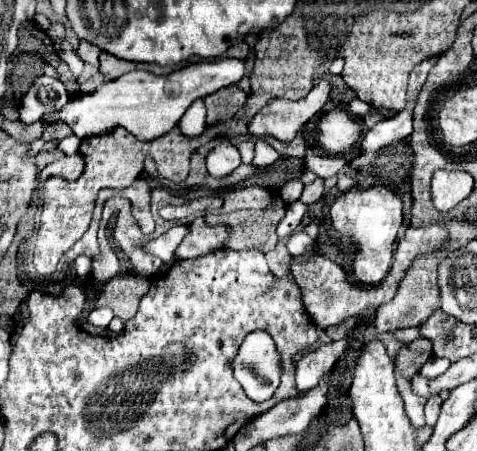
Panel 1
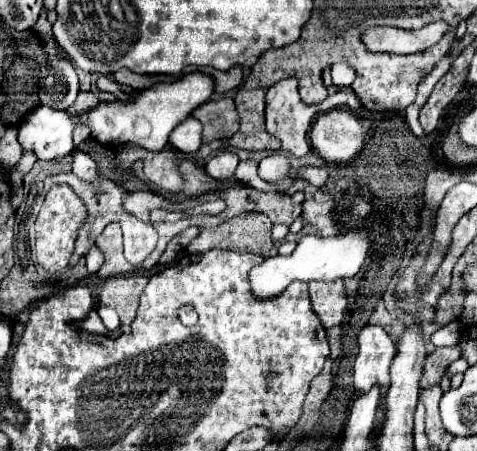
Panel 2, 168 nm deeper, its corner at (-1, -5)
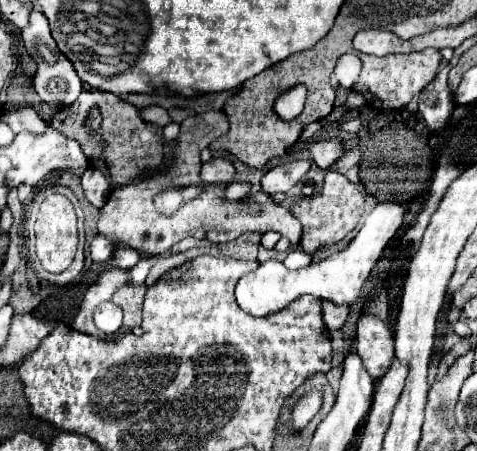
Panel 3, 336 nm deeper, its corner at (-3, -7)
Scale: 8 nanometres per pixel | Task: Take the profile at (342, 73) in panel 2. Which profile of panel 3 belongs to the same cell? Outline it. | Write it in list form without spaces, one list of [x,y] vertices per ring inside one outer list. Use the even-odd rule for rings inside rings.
[[[353,54],[341,56],[341,60],[337,62],[337,68],[335,68],[335,76],[343,88],[353,88],[359,72],[361,72],[361,60],[357,60],[357,56],[353,56]]]

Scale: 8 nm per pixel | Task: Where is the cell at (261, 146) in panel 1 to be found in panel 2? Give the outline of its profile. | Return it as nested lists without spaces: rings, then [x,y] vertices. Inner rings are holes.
[[[271,154],[259,162],[259,176],[265,182],[279,182],[285,176],[289,176],[289,172],[291,172],[289,158],[283,154]]]

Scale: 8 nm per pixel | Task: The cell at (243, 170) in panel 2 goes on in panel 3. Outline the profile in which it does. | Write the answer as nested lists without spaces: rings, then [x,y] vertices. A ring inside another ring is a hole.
[[[231,182],[227,188],[225,188],[225,198],[227,200],[239,200],[243,198],[243,194],[249,190],[249,184],[241,184],[241,182]]]

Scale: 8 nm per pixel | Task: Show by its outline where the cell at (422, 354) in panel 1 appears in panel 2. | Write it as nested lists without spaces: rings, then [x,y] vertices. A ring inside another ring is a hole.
[[[457,346],[453,348],[435,348],[431,354],[427,354],[425,364],[423,364],[423,376],[419,380],[421,388],[429,388],[433,384],[439,384],[443,370],[457,360],[461,354],[461,350]]]

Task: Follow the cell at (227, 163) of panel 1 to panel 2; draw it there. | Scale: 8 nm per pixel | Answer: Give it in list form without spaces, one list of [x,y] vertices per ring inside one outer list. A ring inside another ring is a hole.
[[[219,152],[217,156],[209,158],[209,162],[205,164],[205,170],[211,178],[229,180],[233,178],[237,164],[239,164],[239,156],[235,152]]]

